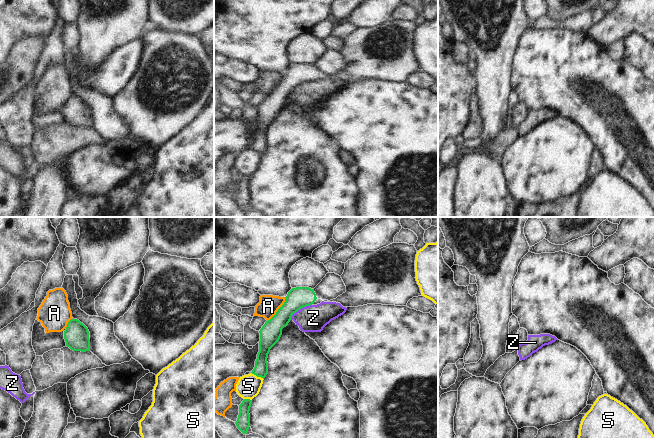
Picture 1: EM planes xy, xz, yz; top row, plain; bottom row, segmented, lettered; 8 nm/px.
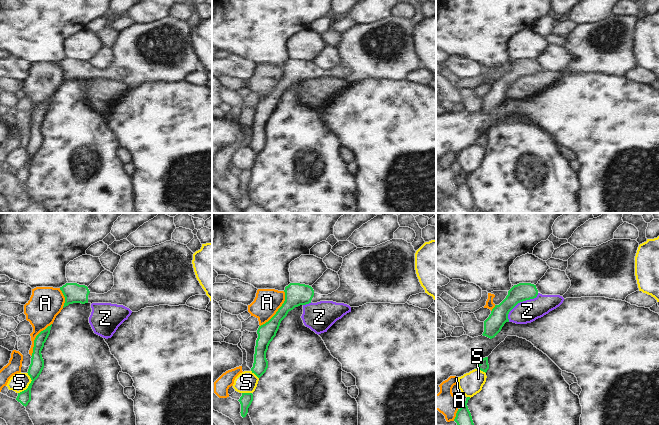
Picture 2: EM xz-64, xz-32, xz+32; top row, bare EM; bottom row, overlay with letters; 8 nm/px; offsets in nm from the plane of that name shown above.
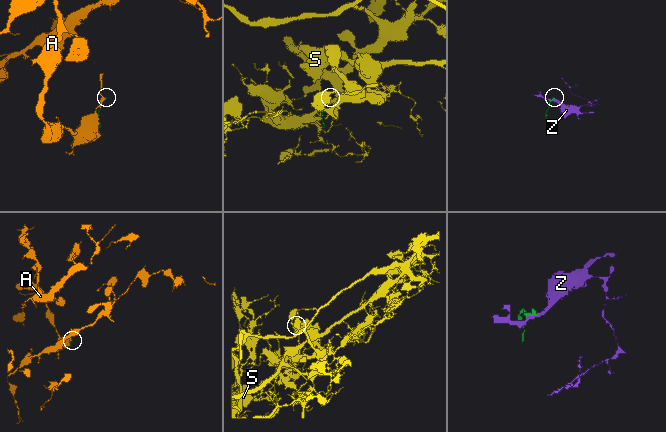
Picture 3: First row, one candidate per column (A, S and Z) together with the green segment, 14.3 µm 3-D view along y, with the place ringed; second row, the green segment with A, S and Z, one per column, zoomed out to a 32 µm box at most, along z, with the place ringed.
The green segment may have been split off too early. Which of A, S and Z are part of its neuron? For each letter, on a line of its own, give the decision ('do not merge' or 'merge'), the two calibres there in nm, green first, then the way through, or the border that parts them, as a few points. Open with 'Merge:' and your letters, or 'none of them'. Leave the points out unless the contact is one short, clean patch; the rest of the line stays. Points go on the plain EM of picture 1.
Merge: none of them
A: do not merge | 170/160 nm
S: do not merge | 110/190 nm | along xz (251, 148), (263, 155)
Z: do not merge | 170/220 nm | along xz (311, 80), (298, 85), (290, 95)

